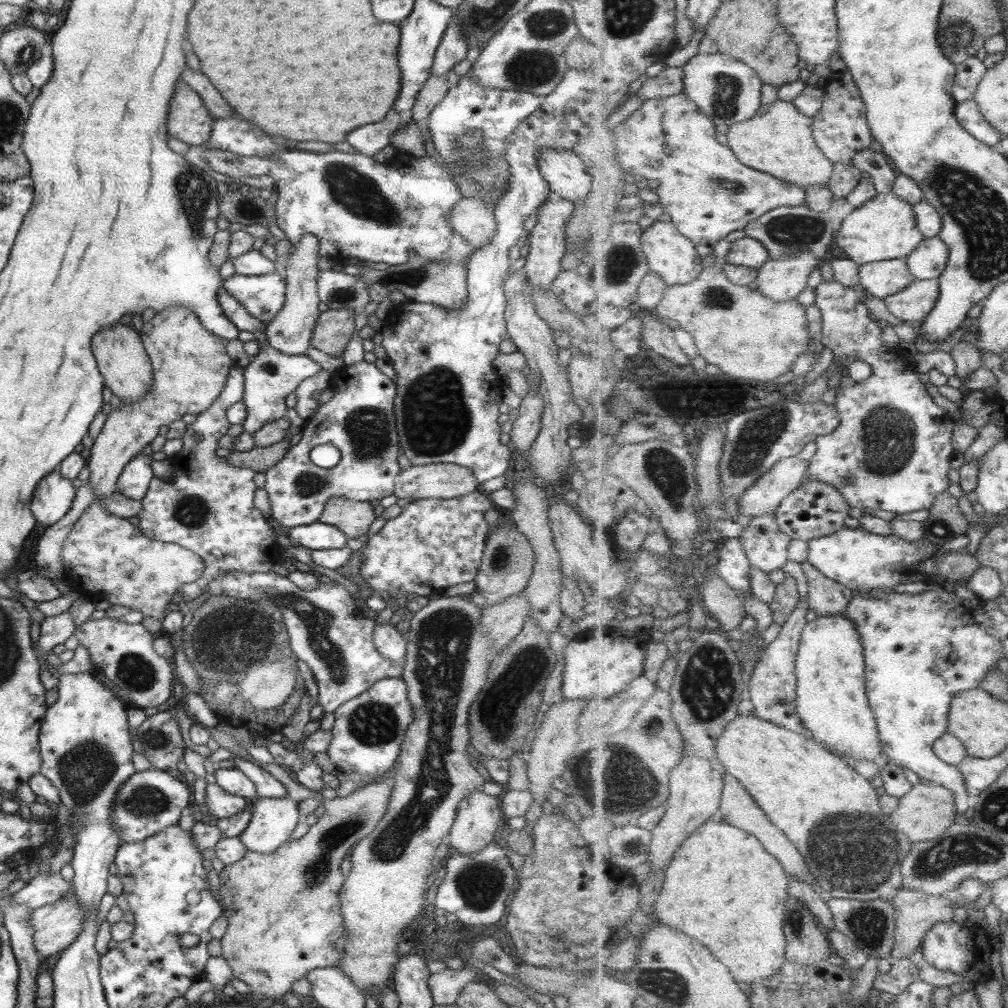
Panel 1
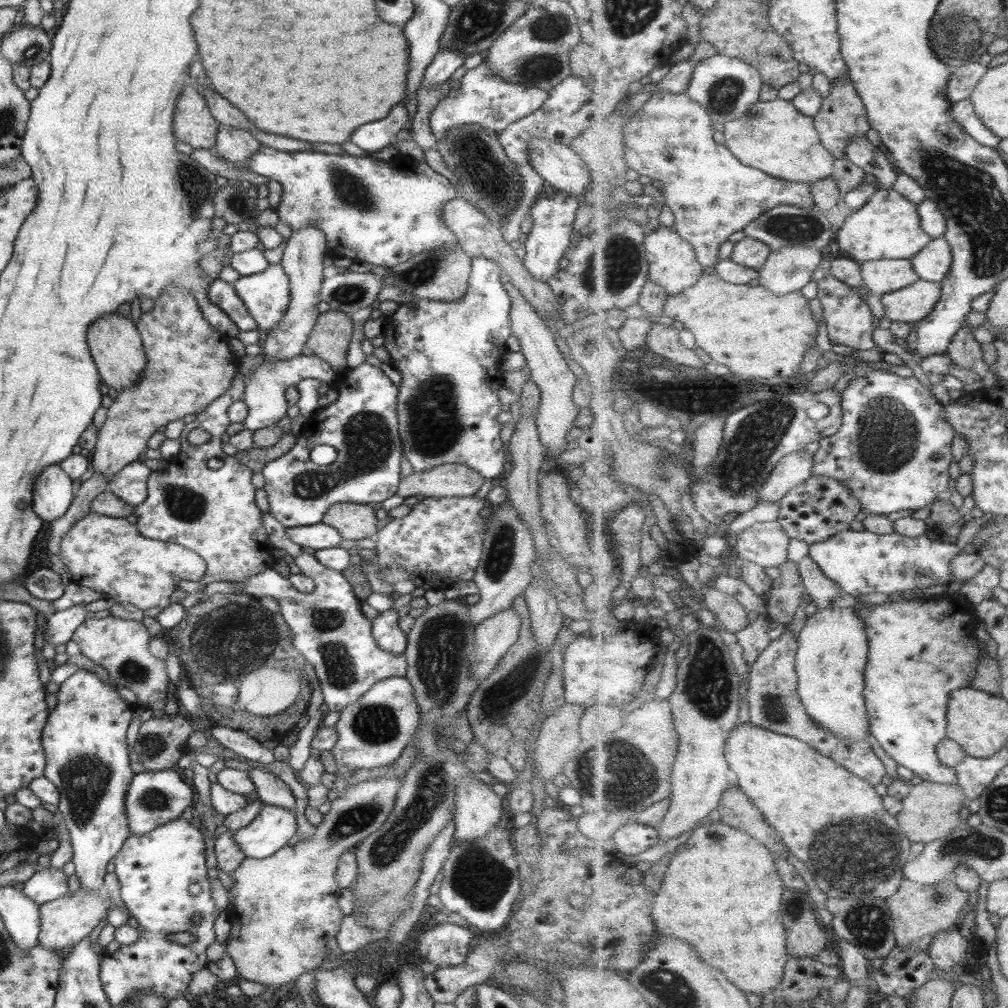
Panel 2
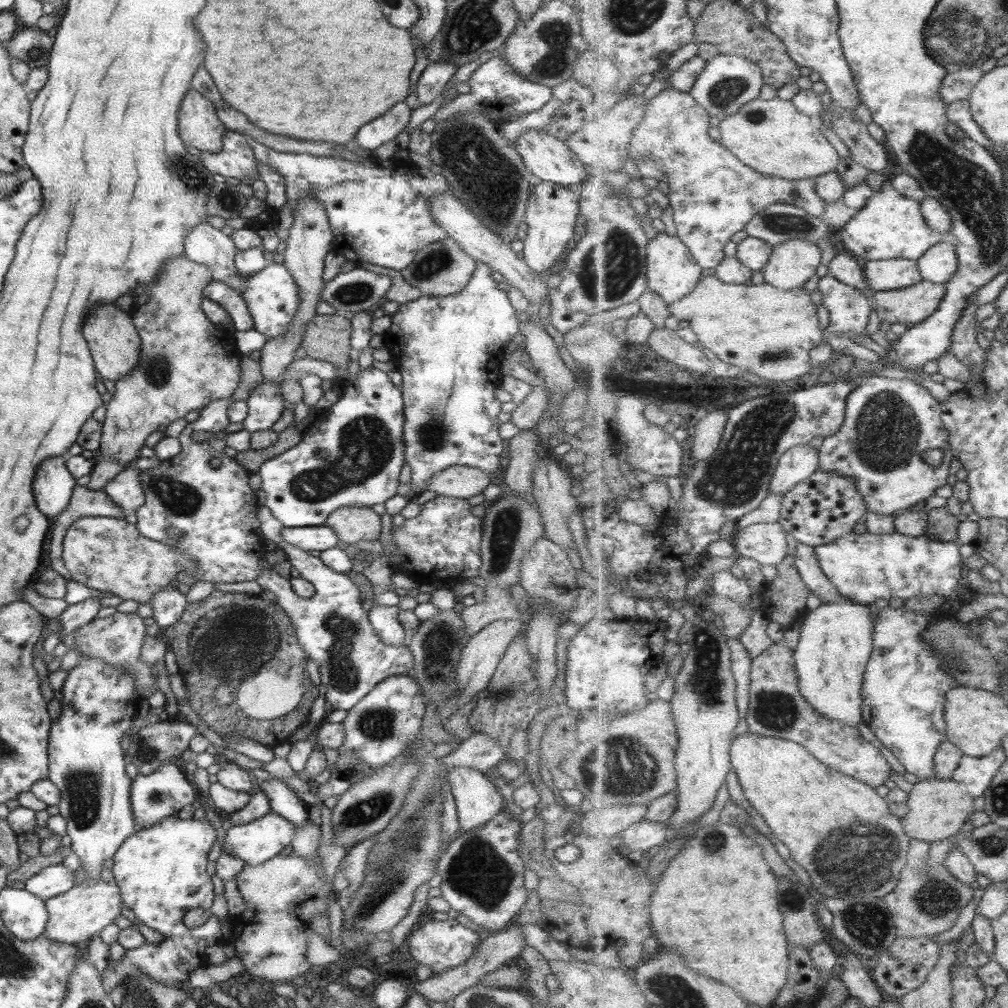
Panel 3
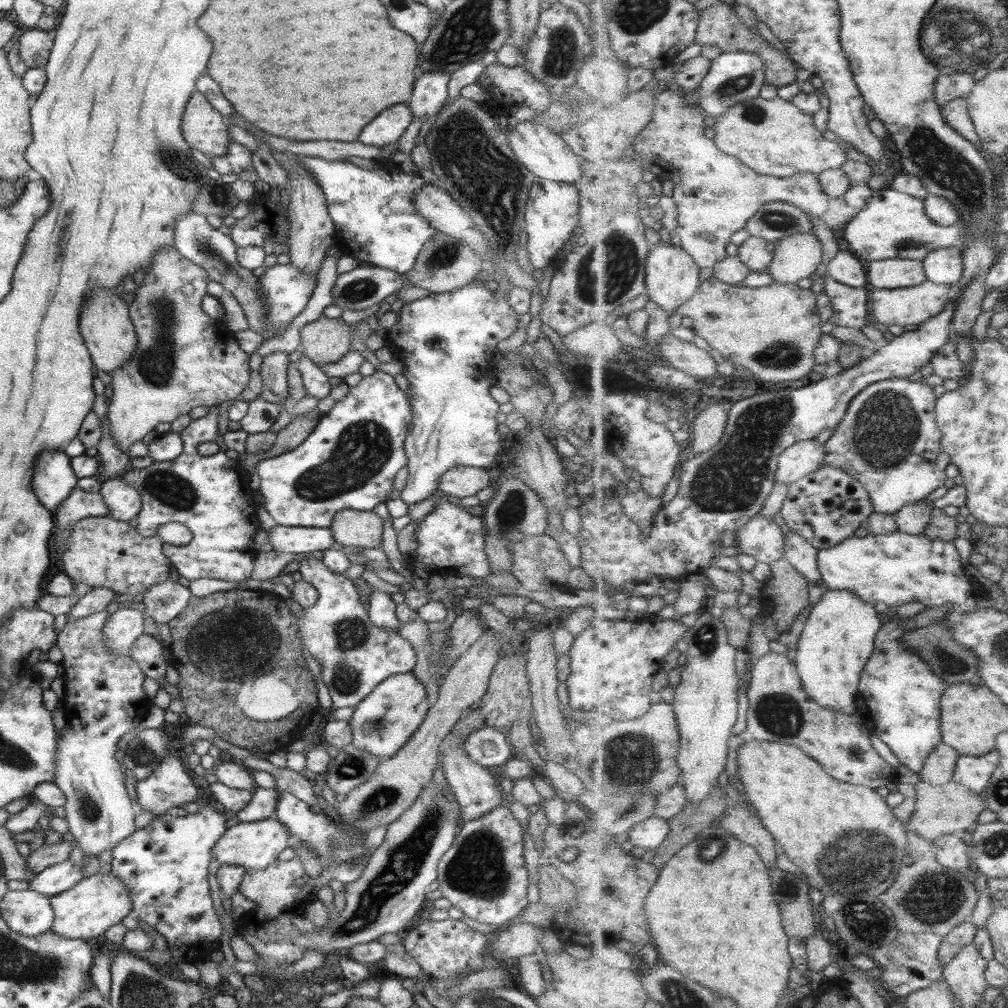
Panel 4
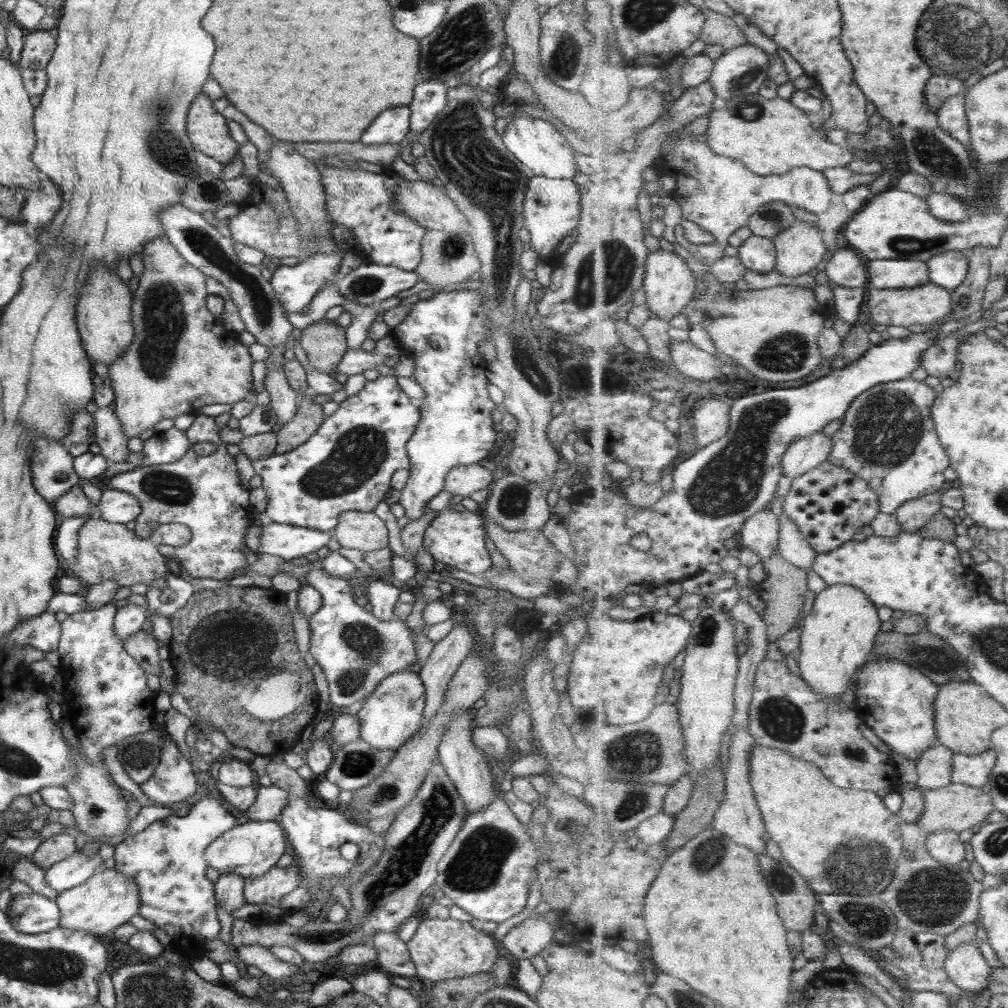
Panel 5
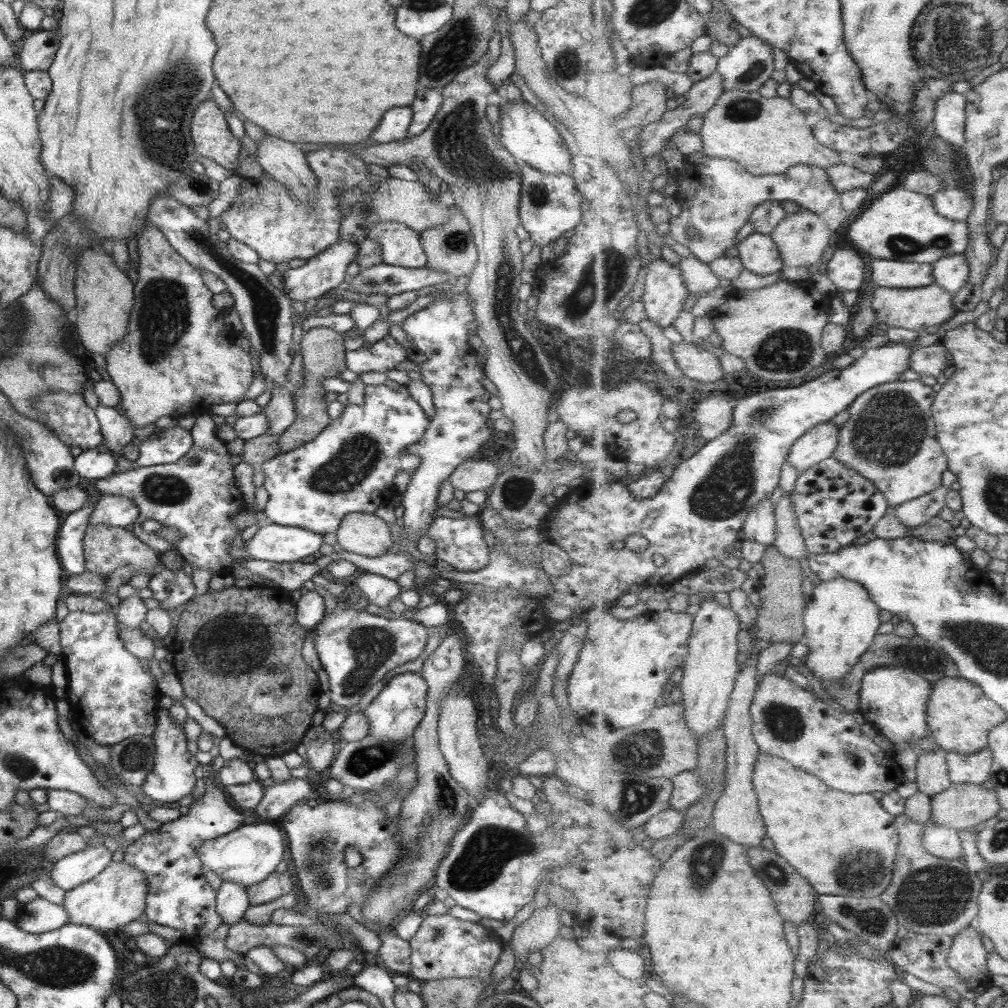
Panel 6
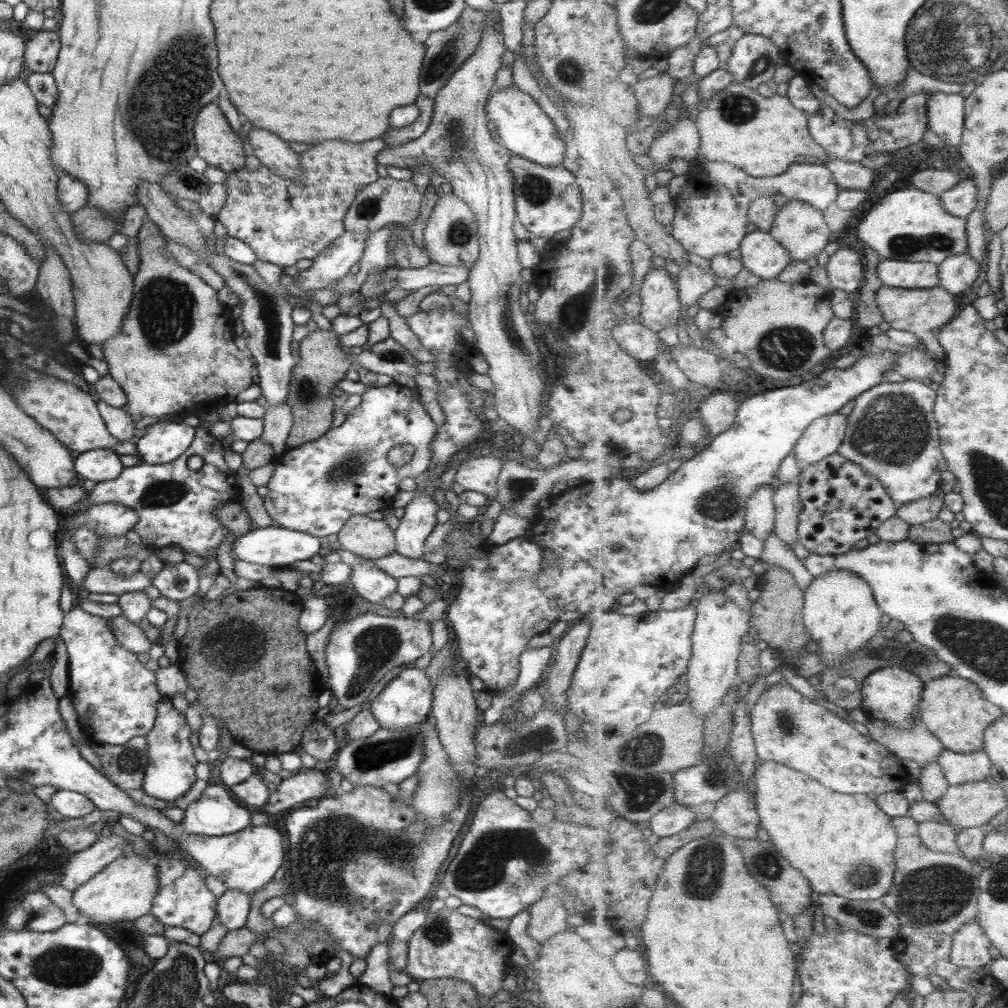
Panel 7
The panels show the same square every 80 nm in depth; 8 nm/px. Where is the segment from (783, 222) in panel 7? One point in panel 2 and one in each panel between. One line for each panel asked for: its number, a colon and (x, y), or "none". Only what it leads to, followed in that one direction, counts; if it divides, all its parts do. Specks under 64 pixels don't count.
2: (788, 270)
3: (795, 262)
4: (797, 256)
5: (800, 248)
6: (802, 237)

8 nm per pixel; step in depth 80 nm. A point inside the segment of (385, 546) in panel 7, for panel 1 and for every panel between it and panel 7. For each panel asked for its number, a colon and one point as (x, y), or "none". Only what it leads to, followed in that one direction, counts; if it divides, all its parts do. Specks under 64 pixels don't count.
1: (352, 518)
2: (352, 521)
3: (351, 524)
4: (355, 528)
5: (363, 531)
6: (367, 535)

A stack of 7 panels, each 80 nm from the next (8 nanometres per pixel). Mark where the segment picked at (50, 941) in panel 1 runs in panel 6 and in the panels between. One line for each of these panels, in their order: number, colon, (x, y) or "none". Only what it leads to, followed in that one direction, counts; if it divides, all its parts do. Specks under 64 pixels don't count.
2: (64, 921)
3: (73, 916)
4: (88, 908)
5: (107, 899)
6: (113, 898)

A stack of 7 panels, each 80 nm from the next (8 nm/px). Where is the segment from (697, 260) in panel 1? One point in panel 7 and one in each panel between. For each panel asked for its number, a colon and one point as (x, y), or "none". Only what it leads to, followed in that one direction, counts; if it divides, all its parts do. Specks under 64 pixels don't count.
2: (673, 264)
3: (673, 271)
4: (672, 275)
5: (669, 284)
6: (665, 292)
7: (661, 305)

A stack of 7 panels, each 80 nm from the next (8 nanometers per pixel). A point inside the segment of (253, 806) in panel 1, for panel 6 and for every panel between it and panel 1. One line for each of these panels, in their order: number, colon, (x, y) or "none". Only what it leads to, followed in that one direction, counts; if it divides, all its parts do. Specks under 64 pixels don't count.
2: (272, 827)
3: (257, 841)
4: (252, 845)
5: (249, 849)
6: (245, 856)

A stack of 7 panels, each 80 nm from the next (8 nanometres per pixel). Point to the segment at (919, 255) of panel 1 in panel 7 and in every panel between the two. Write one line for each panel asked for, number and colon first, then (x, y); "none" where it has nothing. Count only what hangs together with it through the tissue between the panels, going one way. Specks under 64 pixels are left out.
2: (933, 263)
3: (940, 263)
4: (946, 266)
5: (949, 270)
6: (952, 272)
7: (957, 274)

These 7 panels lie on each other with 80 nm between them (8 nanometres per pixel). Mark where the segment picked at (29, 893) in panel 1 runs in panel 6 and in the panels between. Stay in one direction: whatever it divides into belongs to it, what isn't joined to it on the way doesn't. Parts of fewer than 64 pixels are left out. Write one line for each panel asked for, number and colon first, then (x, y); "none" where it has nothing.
2: (49, 883)
3: (53, 880)
4: (56, 878)
5: (74, 870)
6: (75, 868)

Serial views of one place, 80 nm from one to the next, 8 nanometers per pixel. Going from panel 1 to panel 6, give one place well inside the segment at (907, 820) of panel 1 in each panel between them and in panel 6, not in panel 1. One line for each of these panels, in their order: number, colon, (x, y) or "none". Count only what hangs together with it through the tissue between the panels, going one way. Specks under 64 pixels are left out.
2: (931, 810)
3: (938, 809)
4: (951, 808)
5: (957, 807)
6: (963, 805)

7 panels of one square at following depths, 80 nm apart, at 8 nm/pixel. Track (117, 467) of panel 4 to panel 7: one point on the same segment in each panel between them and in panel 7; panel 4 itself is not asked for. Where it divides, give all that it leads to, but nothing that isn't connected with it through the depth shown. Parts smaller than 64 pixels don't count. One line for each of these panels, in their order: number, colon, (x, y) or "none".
5: (112, 445)
6: (116, 432)
7: (120, 425)

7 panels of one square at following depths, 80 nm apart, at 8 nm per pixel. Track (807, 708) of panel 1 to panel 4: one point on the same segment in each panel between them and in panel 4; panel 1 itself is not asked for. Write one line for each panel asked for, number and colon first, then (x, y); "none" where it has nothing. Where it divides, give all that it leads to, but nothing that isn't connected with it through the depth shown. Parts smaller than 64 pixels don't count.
2: (833, 647)
3: (836, 643)
4: (839, 638)

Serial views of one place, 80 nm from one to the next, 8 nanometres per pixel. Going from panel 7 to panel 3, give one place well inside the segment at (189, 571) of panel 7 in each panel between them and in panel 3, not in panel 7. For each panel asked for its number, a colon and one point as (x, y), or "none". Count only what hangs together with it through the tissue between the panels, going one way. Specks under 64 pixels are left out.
3: (167, 605)
4: (162, 602)
5: (164, 596)
6: (170, 588)

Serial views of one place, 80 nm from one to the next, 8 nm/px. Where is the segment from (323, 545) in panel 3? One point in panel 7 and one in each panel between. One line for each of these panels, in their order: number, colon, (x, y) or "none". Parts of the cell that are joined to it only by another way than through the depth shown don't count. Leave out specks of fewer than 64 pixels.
4: (300, 541)
5: (283, 541)
6: (274, 543)
7: (274, 546)

